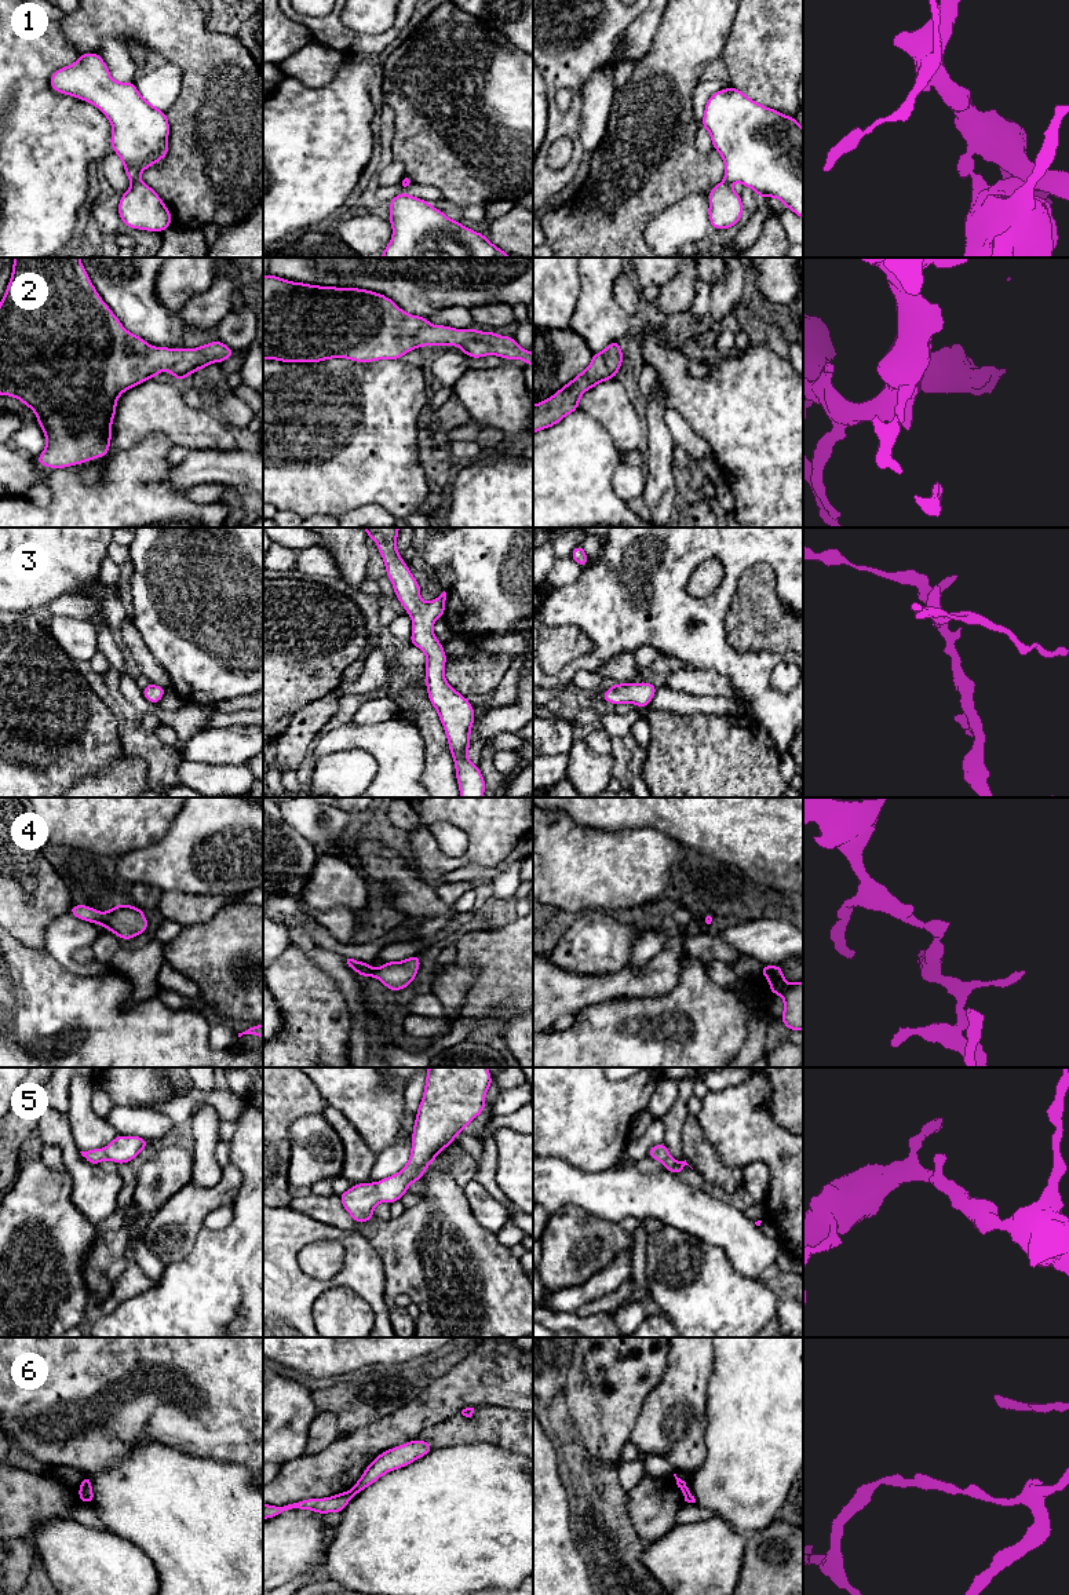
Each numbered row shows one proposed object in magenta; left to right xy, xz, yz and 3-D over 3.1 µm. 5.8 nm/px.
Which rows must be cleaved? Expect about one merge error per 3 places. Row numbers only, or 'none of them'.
1, 6

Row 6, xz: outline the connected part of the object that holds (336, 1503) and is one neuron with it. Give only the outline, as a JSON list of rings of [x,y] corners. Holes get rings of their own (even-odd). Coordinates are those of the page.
[[[353,1489],[347,1492],[325,1497],[325,1499],[307,1499],[303,1501],[296,1501],[293,1504],[288,1504],[284,1507],[269,1505],[263,1504],[263,1519],[274,1518],[284,1511],[296,1508],[296,1510],[310,1510],[318,1514],[328,1514],[328,1512],[343,1512],[344,1507],[349,1501],[355,1496]]]

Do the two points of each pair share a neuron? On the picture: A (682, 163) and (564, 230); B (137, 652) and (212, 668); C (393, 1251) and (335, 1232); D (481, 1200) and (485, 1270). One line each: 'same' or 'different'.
A: same
B: different
C: different
D: different

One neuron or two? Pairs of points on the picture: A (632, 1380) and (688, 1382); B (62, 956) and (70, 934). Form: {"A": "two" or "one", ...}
{"A": "two", "B": "one"}

